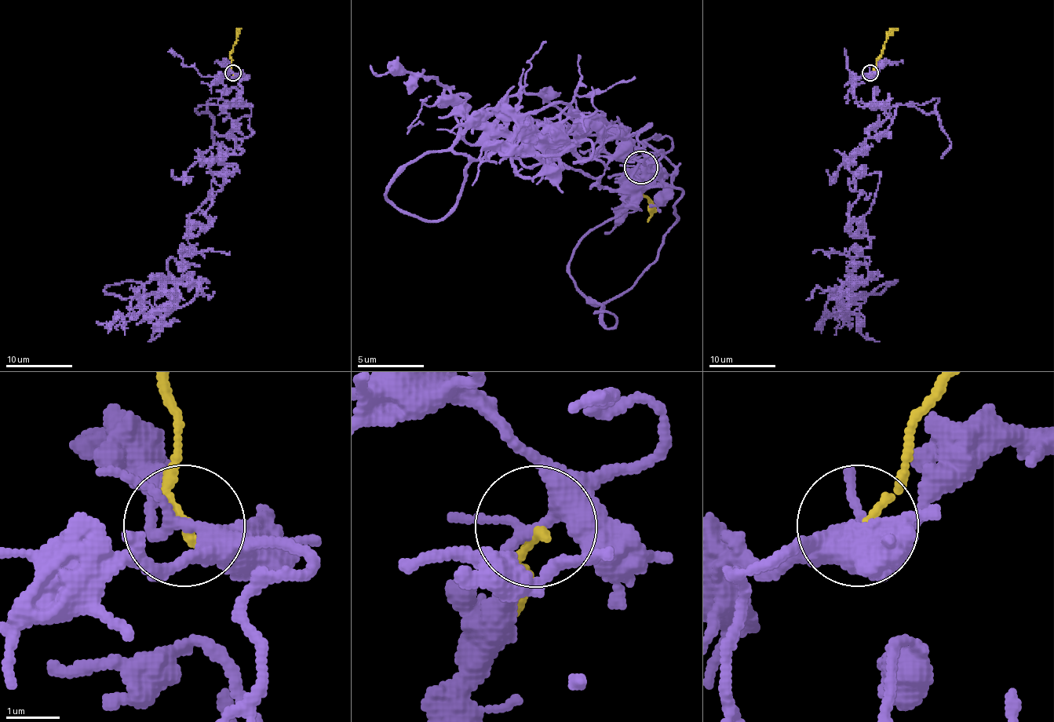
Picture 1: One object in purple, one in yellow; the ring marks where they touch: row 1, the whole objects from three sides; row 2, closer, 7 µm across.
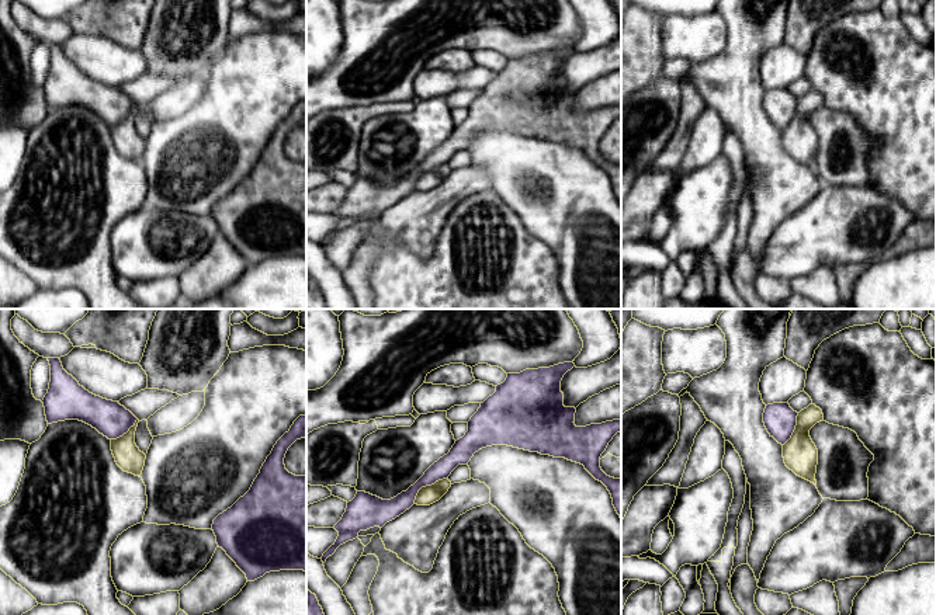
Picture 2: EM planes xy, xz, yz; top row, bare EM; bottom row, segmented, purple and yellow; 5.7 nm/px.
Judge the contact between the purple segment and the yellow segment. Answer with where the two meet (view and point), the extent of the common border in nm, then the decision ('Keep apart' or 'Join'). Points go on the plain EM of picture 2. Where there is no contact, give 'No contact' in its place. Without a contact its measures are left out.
Touches purple at xz (426, 170). Shared border 240 nm. Keep apart

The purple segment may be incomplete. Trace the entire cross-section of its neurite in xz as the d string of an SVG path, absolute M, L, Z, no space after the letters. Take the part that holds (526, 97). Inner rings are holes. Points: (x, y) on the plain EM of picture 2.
M572 48L550 53L507 59L503 69L489 81L468 107L468 117L455 126L447 140L434 147L406 177L382 185L357 177L347 188L346 198L333 212L339 222L323 239L325 249L336 234L356 223L360 216L382 213L409 195L422 173L448 164L458 150L468 150L475 138L492 131L507 131L580 149L611 180L621 204L621 164L607 161L600 153L600 142L617 118L621 105L575 111L575 93L564 91L561 66L575 52Z

